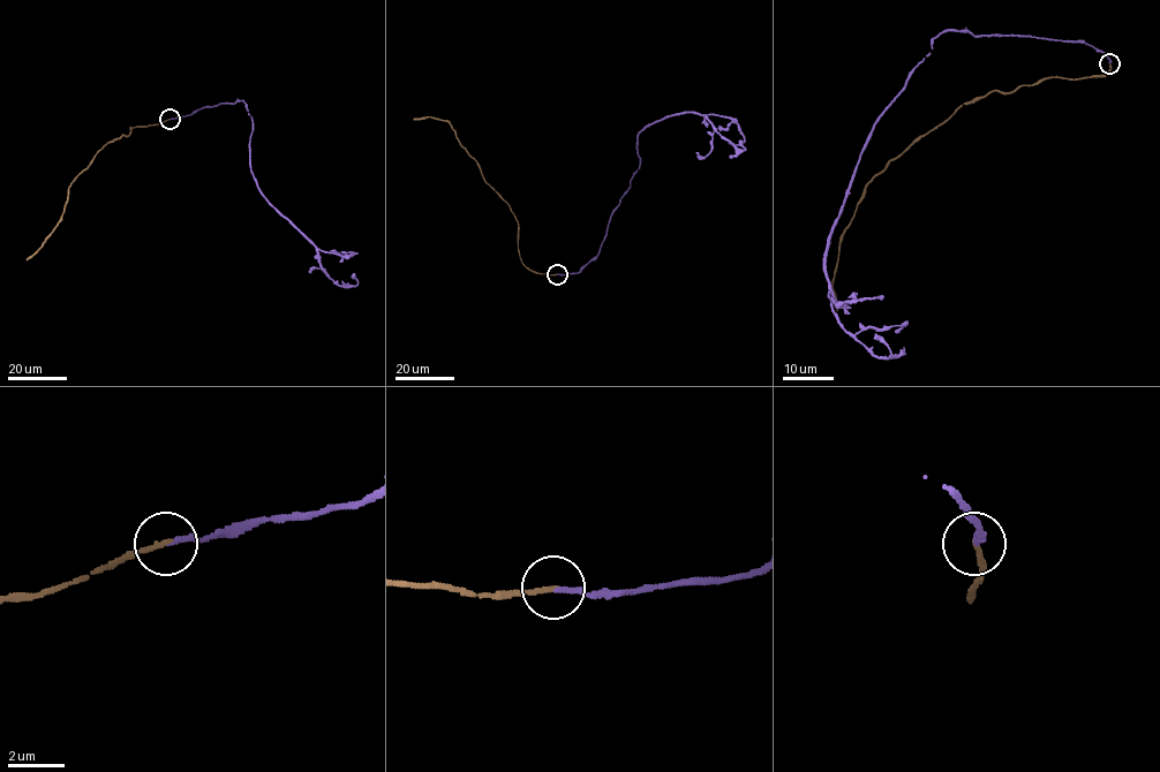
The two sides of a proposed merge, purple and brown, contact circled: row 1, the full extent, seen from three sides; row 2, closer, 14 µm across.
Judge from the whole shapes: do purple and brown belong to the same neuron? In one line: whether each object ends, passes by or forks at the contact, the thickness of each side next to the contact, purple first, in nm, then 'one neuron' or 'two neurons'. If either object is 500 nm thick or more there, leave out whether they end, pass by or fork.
purple ends; brown ends; calibres 160 and 170 nm; one neuron

